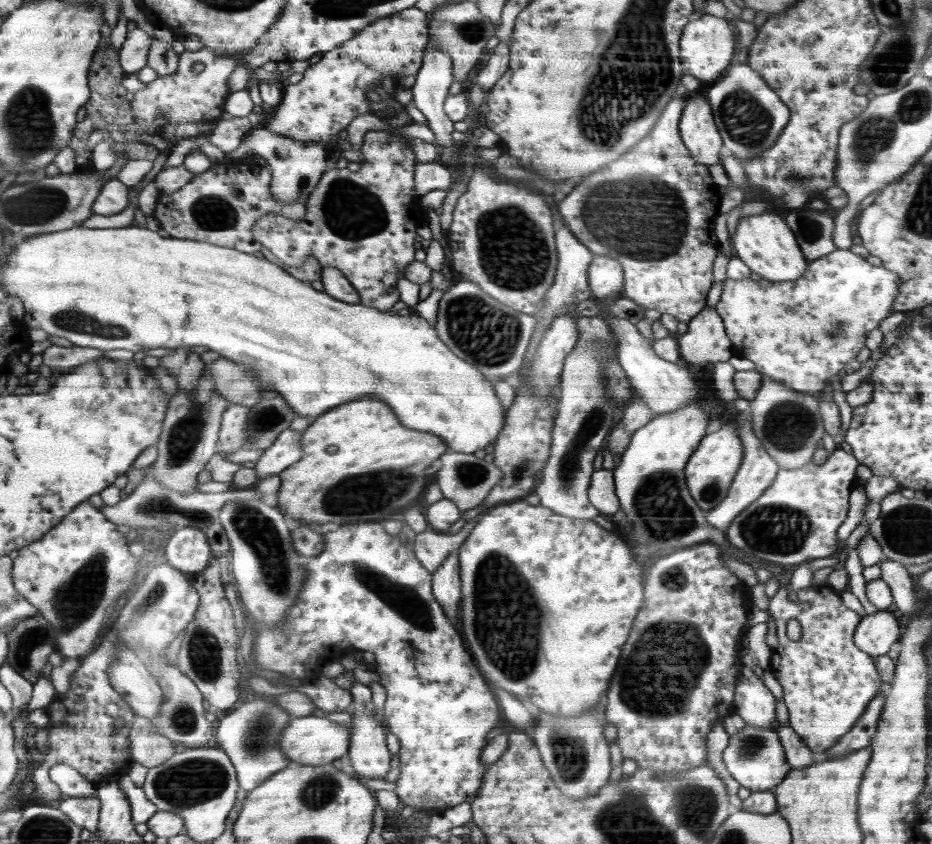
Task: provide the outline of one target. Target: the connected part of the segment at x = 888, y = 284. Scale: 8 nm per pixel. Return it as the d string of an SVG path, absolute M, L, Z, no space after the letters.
M837 249L809 262L808 270L796 280L774 282L768 279L754 281L750 277L742 280L726 278L715 308L723 317L733 350L752 361L756 372L784 383L794 391L818 394L834 374L865 348L869 332L879 328L887 316L896 315L892 312L892 303L898 294L898 283L895 272L868 263L850 249Z

